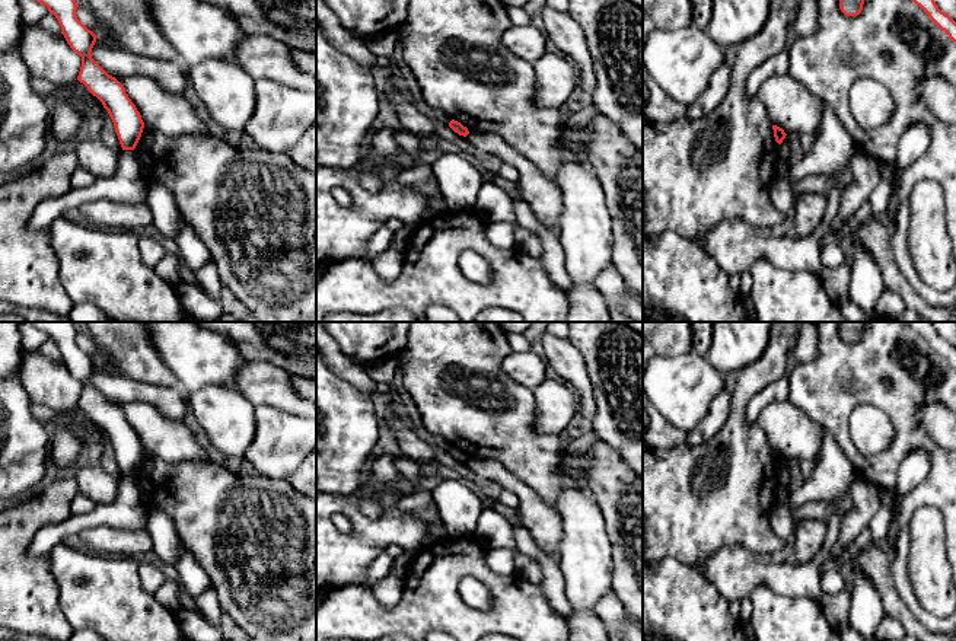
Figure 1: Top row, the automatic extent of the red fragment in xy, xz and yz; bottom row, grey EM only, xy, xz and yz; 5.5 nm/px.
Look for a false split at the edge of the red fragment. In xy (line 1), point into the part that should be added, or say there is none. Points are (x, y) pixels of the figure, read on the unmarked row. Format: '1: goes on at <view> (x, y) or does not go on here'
1: does not go on here

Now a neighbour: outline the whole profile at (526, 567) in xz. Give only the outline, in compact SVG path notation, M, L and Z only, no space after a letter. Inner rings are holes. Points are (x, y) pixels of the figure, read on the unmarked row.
M520 552L514 555L514 573L535 584L539 584L542 580L541 565L532 557Z

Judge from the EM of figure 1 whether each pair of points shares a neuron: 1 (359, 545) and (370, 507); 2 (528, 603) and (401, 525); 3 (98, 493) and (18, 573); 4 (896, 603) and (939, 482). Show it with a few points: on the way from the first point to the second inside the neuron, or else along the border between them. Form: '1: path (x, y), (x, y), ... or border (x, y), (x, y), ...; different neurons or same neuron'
1: border (357, 500), (373, 500), (379, 506), (381, 514); different neurons
2: border (427, 542), (414, 554); different neurons
3: border (73, 477), (79, 490); different neurons
4: border (891, 563), (891, 577), (896, 593), (921, 622); different neurons

